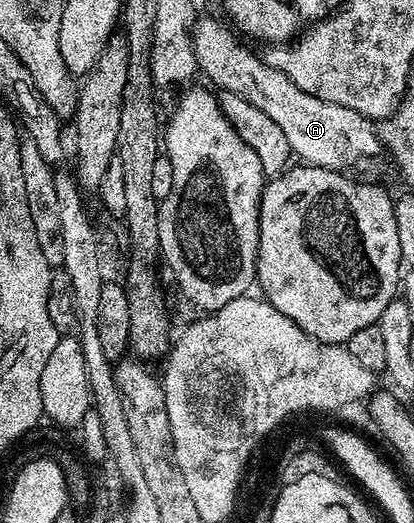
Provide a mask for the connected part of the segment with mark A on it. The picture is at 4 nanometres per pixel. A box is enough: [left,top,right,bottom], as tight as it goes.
[192,16,382,172]

